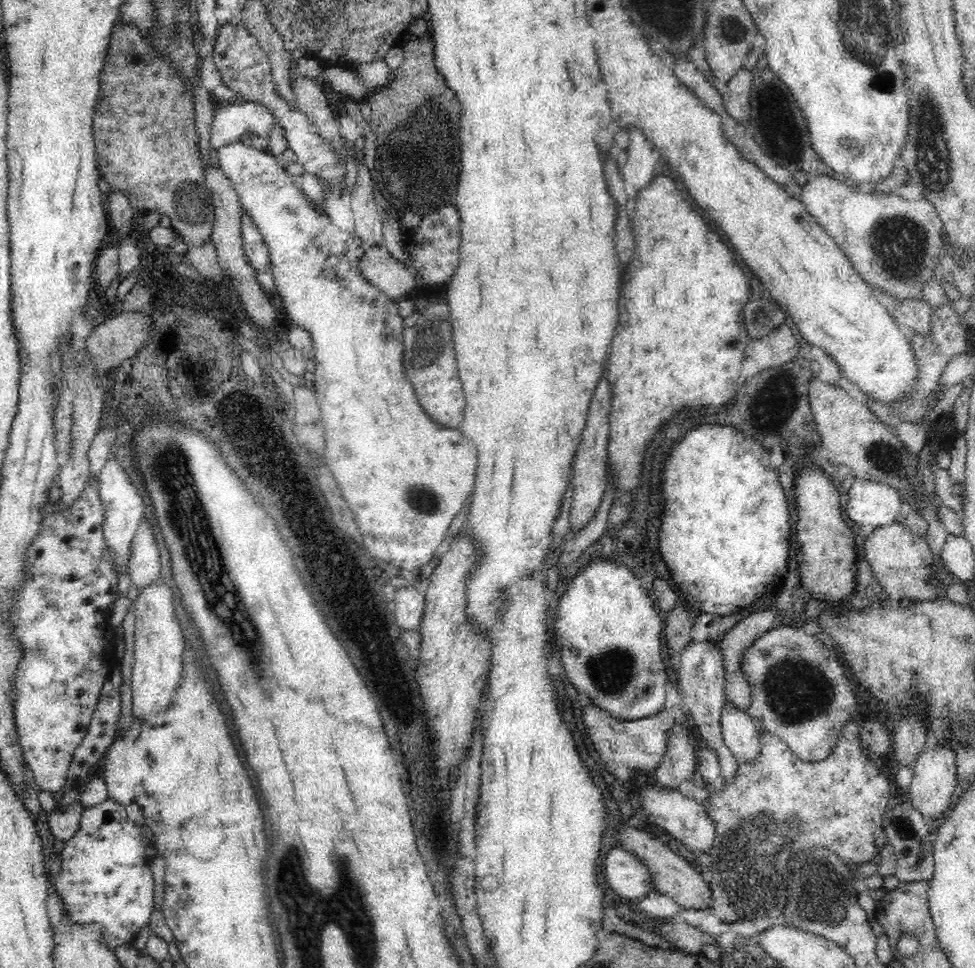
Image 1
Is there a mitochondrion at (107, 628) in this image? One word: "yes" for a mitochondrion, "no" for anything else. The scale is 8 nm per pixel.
no

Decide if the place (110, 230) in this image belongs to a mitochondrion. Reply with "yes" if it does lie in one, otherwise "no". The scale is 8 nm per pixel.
no

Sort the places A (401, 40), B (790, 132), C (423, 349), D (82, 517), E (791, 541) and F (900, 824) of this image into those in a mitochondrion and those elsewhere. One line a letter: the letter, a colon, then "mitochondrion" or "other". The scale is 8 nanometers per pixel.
A: other
B: other
C: mitochondrion
D: other
E: other
F: mitochondrion

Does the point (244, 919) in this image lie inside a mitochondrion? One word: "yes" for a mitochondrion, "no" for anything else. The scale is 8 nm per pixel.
no

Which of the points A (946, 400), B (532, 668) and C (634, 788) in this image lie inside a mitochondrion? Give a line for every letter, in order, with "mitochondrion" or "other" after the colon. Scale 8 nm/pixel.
A: other
B: other
C: other

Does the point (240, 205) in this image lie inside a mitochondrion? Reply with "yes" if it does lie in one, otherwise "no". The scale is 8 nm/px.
no

